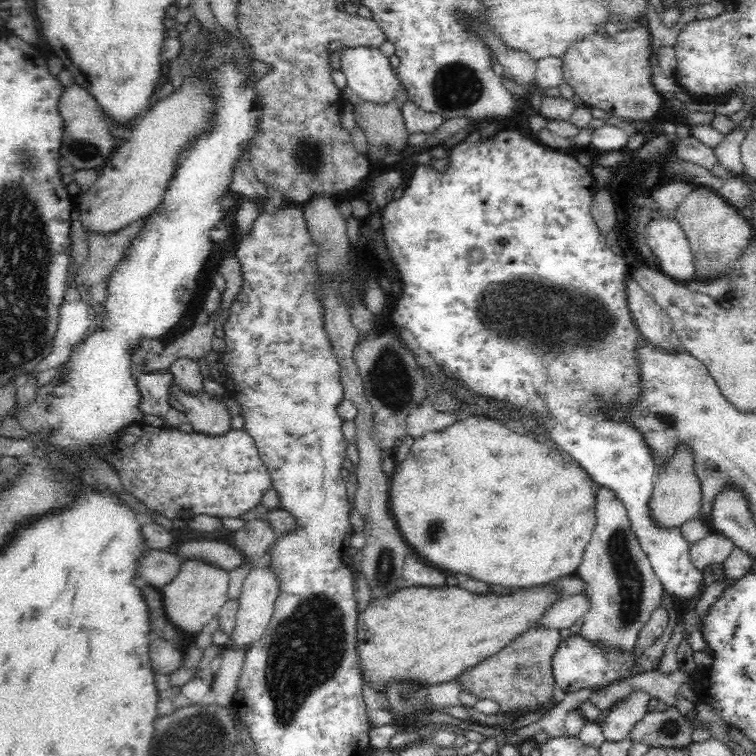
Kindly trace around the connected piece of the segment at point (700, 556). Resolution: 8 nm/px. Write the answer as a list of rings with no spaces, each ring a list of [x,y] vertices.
[[[711,532],[689,546],[689,557],[691,563],[701,571],[711,564],[723,563],[730,556],[733,547],[729,538],[718,532]]]

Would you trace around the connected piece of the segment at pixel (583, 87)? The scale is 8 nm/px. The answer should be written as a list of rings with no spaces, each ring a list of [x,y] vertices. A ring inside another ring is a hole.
[[[640,21],[634,29],[618,31],[613,36],[600,36],[592,33],[576,38],[574,42],[560,55],[561,73],[564,82],[568,83],[575,92],[575,100],[588,108],[604,108],[620,120],[628,122],[650,122],[658,116],[662,108],[662,96],[652,85],[652,75],[655,69],[650,65],[651,32],[645,21]]]

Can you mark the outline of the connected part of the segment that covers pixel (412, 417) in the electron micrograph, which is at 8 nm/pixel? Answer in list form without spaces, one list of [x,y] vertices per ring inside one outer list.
[[[422,400],[407,416],[407,431],[414,439],[434,430],[444,430],[452,422],[459,420],[451,412],[437,412],[431,408],[431,402]]]

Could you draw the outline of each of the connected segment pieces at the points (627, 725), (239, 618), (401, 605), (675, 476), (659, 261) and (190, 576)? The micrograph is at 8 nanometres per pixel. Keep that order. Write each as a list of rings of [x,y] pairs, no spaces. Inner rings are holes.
[[[636,690],[624,700],[614,703],[604,722],[599,725],[605,740],[618,743],[629,738],[632,728],[649,712],[650,700],[648,692]]]
[[[268,567],[251,569],[243,581],[243,589],[238,599],[239,609],[236,613],[235,626],[227,647],[233,647],[234,650],[243,650],[246,653],[253,642],[260,640],[271,621],[275,600],[278,595],[279,582],[277,582],[275,574]]]
[[[401,584],[400,588],[391,595],[372,599],[367,608],[357,615],[356,628],[358,632],[358,642],[356,643],[356,648],[358,648],[357,652],[358,656],[360,656],[360,672],[363,683],[370,685],[380,696],[380,692],[384,690],[385,687],[388,687],[391,682],[416,682],[420,683],[420,685],[424,685],[424,687],[430,687],[455,680],[466,670],[478,666],[480,662],[484,662],[484,659],[496,654],[497,651],[506,646],[512,639],[520,636],[524,631],[534,628],[537,620],[546,612],[546,609],[551,604],[554,604],[554,602],[559,601],[560,598],[555,586],[552,584],[516,589],[505,596],[499,596],[491,592],[488,594],[474,594],[463,588],[448,588],[448,586],[446,586],[446,588],[406,587]]]
[[[677,450],[666,464],[657,468],[648,508],[651,519],[660,528],[681,527],[686,521],[697,518],[701,506],[701,484],[693,472],[692,458],[692,452]]]
[[[657,214],[644,228],[644,237],[656,256],[656,268],[675,282],[696,280],[688,237],[675,218]]]
[[[190,558],[188,562],[181,565],[172,582],[158,588],[168,620],[183,636],[195,639],[202,627],[218,616],[222,605],[229,599],[227,595],[228,573],[229,571],[217,568],[217,566]]]

